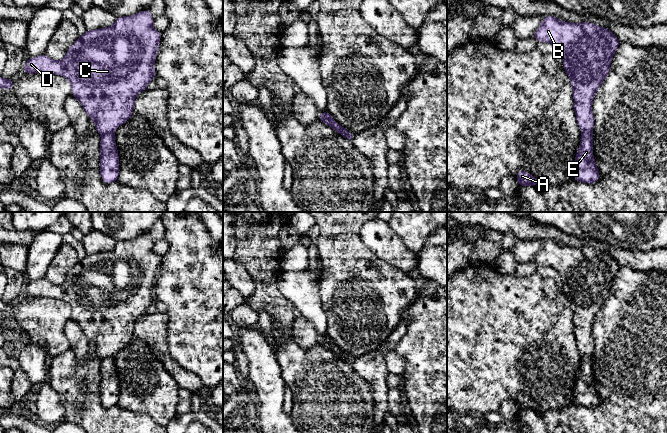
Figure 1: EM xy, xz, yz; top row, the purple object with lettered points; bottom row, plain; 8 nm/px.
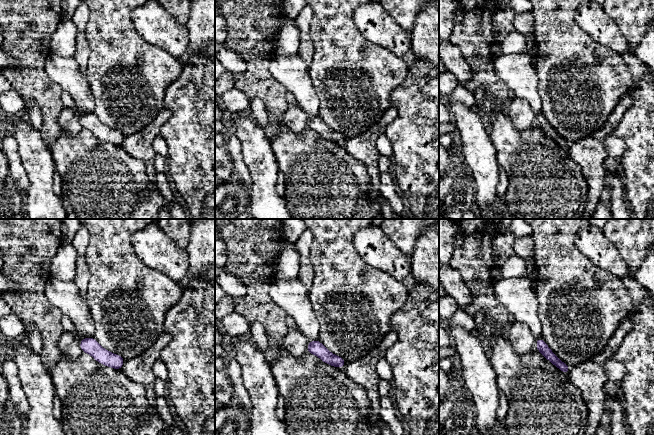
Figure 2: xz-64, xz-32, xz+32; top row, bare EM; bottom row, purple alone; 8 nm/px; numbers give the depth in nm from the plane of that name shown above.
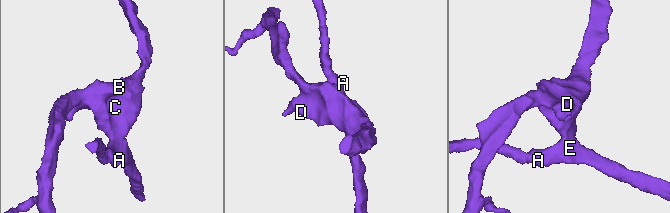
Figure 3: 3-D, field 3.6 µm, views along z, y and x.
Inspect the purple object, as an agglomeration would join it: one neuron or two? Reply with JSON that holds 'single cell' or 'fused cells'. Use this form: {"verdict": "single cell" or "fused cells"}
{"verdict": "fused cells"}

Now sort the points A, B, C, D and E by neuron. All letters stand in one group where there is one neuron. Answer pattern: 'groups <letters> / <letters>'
groups A E / B C D

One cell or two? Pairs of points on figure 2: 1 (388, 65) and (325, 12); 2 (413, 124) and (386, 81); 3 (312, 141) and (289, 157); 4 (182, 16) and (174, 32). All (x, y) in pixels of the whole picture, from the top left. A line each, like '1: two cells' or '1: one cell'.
1: one cell
2: two cells
3: one cell
4: two cells

